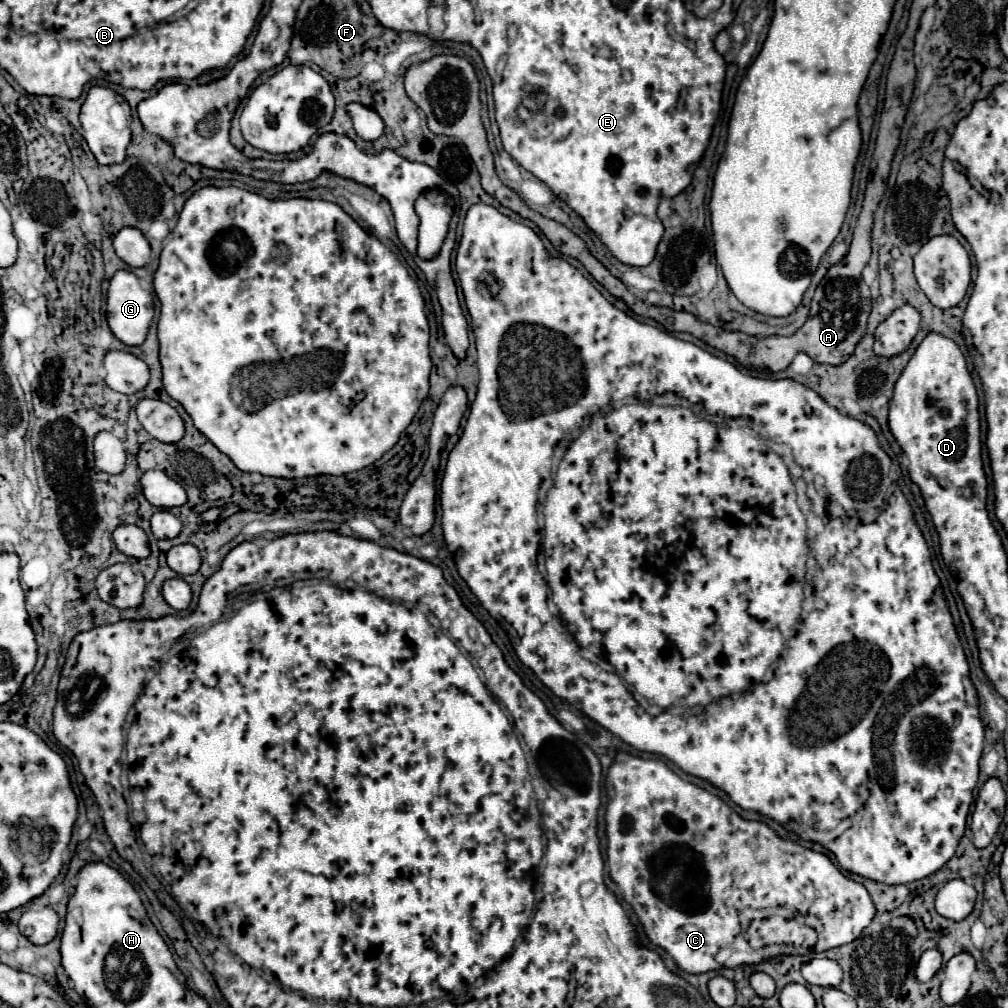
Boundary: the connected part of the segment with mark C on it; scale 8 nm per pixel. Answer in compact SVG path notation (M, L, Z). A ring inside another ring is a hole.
M618 753L616 759L614 759L614 763L612 763L610 769L608 769L606 781L608 781L608 783L612 785L612 789L614 789L614 793L612 793L610 801L608 801L608 807L606 807L606 815L604 815L604 819L606 819L606 837L608 837L608 849L606 849L606 853L608 853L610 877L612 877L612 881L618 885L618 889L622 891L624 901L626 901L626 903L634 909L634 913L638 915L638 921L644 925L646 937L648 937L654 945L662 947L662 949L676 961L676 965L678 965L682 971L686 971L686 973L706 973L706 971L716 971L716 969L720 969L720 967L736 969L736 967L742 967L742 965L758 965L758 963L768 961L768 959L778 957L778 955L810 955L810 953L822 953L822 951L828 951L828 949L834 949L834 947L852 943L852 941L864 931L864 927L868 927L868 923L872 923L872 919L874 919L874 915L876 915L876 907L874 907L874 903L872 903L872 897L870 897L868 889L866 889L862 883L856 883L854 879L844 877L844 875L840 873L840 869L832 863L832 859L830 859L828 855L818 853L818 851L812 851L812 849L806 849L806 847L802 847L802 845L798 845L798 843L794 843L794 841L790 841L790 839L784 839L784 837L776 835L776 831L770 829L770 827L768 827L766 823L762 823L762 821L746 821L746 819L742 819L742 817L740 817L736 811L732 811L720 797L712 795L710 791L706 791L706 789L702 789L702 787L698 787L698 785L694 785L694 783L688 783L688 781L680 779L664 761L660 761L660 759L642 759L642 757L630 755L630 753ZM664 843L688 845L688 847L692 847L694 851L700 851L702 863L706 865L706 873L708 873L708 909L706 909L704 913L694 913L694 915L684 913L684 911L680 911L680 909L676 909L676 907L666 905L662 899L658 899L658 897L654 895L654 891L652 891L652 887L650 887L650 867L648 867L648 859L654 857L654 855L658 853L658 849L662 849ZM768 905L774 905L774 907L776 907L776 905L792 905L792 911L788 911L790 915L786 915L786 917L784 917L784 915L774 915L772 919L756 919L750 921L746 934L744 935L744 939L748 941L748 945L736 947L736 943L738 943L736 939L738 939L740 933L742 933L742 927L740 927L740 921L738 921L738 911L740 911L742 907L766 909ZM732 945L734 945L734 951L728 953L728 957L726 957L726 949L732 947Z

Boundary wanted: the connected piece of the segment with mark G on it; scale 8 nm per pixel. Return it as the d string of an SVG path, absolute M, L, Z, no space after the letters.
M124 269L118 271L108 287L108 305L106 305L106 313L108 313L108 325L112 329L112 333L128 347L138 347L144 343L146 335L148 335L148 327L152 323L154 317L154 303L152 303L152 295L148 291L144 291L140 287L138 277Z

